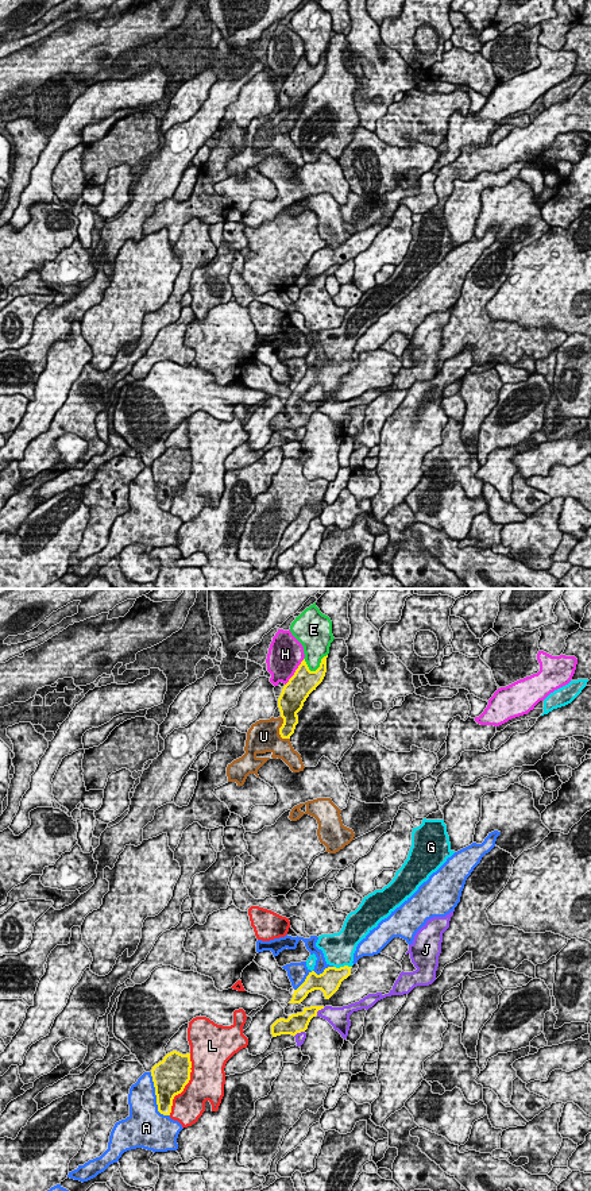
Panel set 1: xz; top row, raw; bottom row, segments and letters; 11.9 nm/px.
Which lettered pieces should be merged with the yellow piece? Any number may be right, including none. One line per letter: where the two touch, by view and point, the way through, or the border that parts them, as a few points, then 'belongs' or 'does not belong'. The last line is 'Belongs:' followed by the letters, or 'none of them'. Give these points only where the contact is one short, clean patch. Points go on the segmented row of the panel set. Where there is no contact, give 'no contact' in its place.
A: xz (157, 1097) | does not belong
E: xz (320, 666) | does not belong
G: xz (343, 967) | belongs
H: xz (294, 673) | does not belong
J: xz (319, 1009) | does not belong
L: xz (186, 1083) | does not belong
U: xz (279, 731) | does not belong
Belongs: G

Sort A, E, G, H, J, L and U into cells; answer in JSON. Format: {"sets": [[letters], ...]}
{"sets": [["A"], ["E"], ["G"], ["H"], ["J"], ["L"], ["U"]]}

